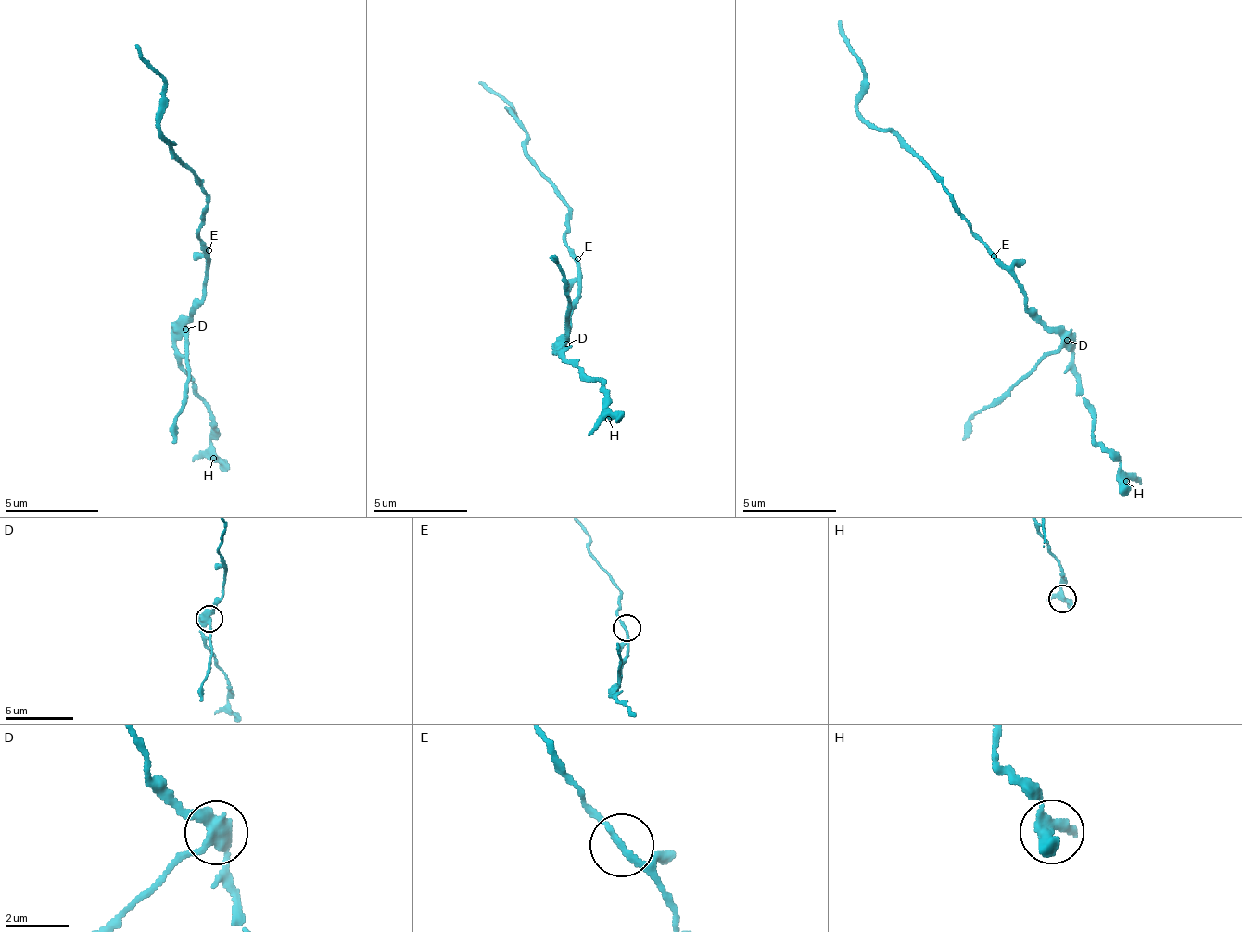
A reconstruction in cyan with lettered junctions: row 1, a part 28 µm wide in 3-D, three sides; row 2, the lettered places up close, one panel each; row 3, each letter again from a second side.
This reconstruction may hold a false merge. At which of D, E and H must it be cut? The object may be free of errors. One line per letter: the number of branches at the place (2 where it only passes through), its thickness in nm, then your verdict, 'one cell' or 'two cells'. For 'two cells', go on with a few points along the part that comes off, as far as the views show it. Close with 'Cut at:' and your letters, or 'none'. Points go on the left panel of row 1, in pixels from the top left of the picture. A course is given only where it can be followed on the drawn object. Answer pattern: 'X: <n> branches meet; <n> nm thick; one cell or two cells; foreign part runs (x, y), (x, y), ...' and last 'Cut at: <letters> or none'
D: 3 branches meet; 400 nm thick; two cells; foreign part runs (184, 330), (189, 395), (172, 441)
E: 2 branches meet; 180 nm thick; one cell
H: 2 branches meet; 380 nm thick; one cell
Cut at: D

